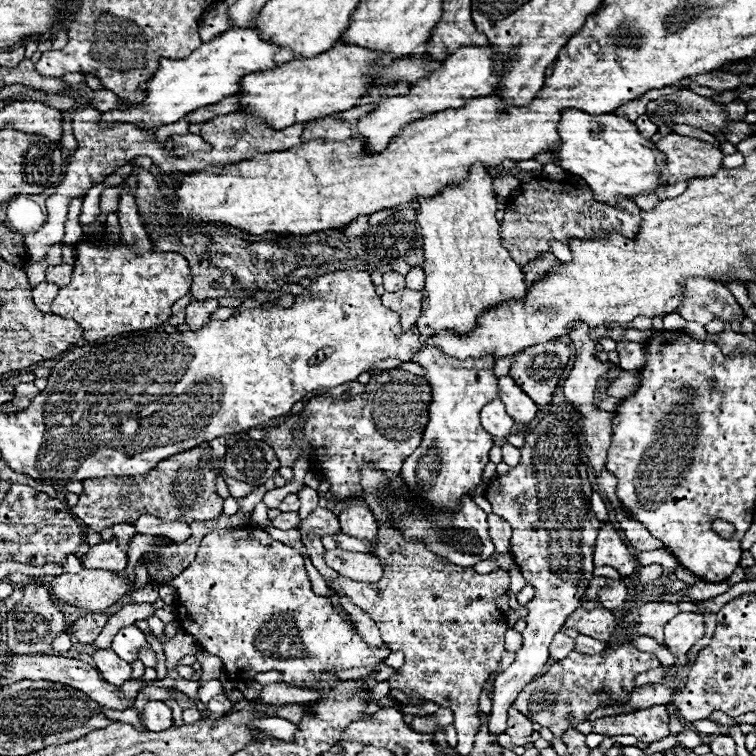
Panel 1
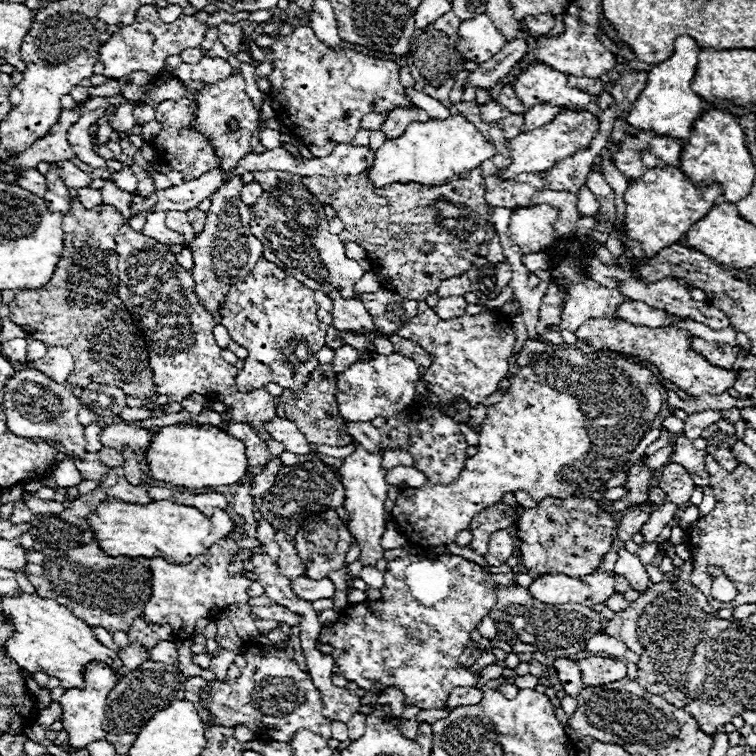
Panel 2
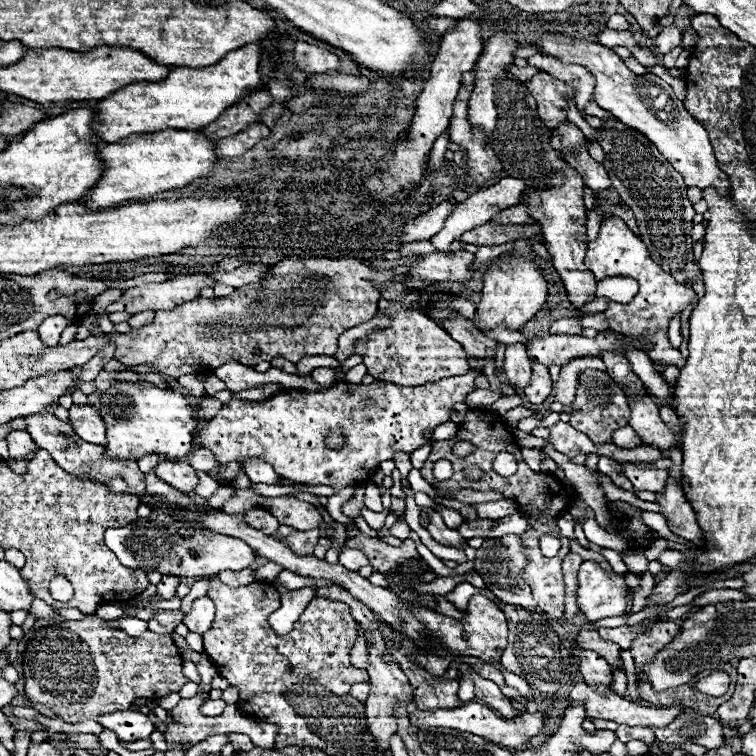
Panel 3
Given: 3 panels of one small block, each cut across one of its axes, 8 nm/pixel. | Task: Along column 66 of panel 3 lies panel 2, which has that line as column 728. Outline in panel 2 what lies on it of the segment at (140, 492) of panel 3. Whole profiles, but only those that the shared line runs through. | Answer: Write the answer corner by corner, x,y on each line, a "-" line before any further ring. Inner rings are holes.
720,420
702,430
702,438
706,440
706,452
716,458
716,462
720,462
728,472
734,472
738,466
738,458
732,452
734,444
738,442
734,426
726,420

